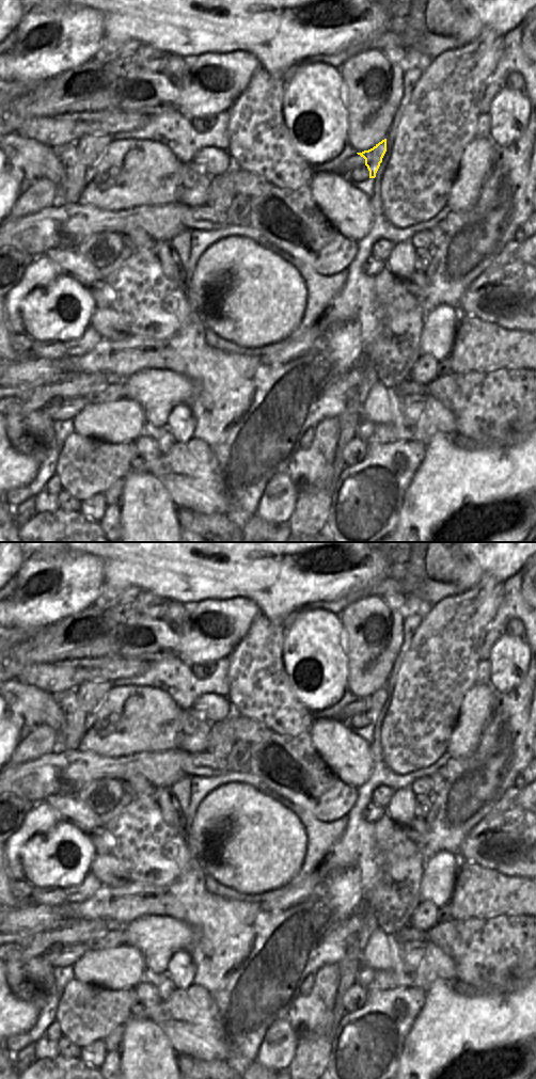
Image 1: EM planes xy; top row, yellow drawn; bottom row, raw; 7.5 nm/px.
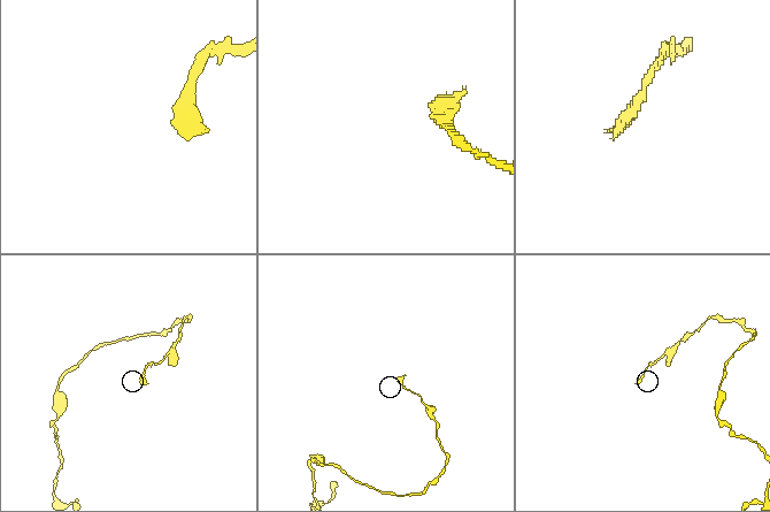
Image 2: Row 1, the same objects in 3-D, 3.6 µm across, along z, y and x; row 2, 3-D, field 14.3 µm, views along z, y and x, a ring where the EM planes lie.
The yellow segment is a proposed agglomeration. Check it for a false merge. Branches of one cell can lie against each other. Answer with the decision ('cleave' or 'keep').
cleave

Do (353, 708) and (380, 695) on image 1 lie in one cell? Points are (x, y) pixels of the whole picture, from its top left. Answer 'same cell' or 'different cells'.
same cell

